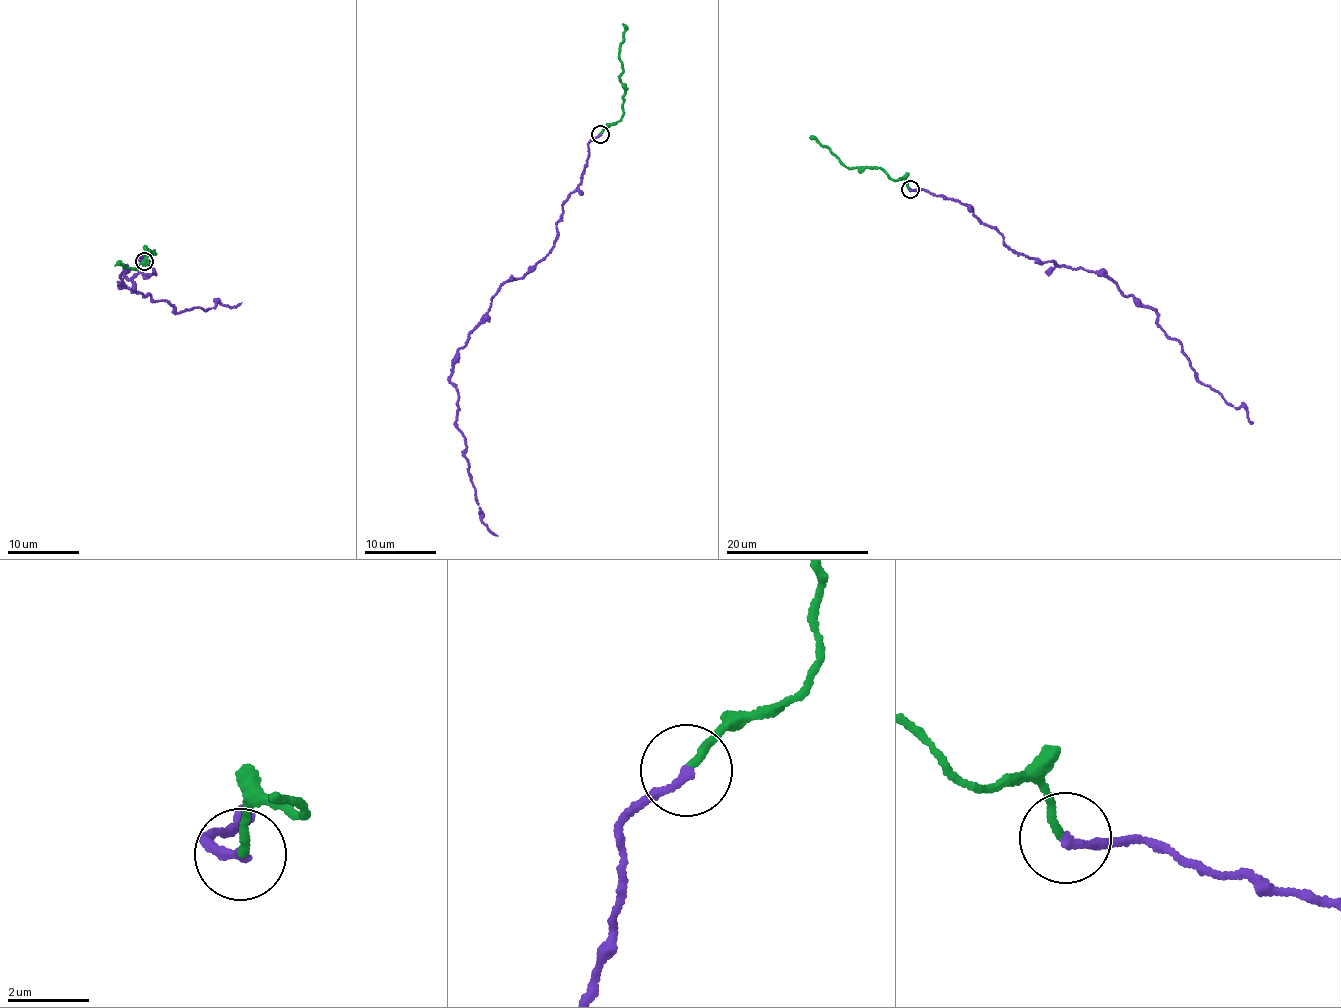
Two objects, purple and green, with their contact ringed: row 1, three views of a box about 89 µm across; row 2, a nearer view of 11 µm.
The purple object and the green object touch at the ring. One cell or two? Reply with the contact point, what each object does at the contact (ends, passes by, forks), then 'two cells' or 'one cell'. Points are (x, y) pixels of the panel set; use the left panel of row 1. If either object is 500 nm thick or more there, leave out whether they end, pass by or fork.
at (144, 261); purple ends there; green ends there; one cell

